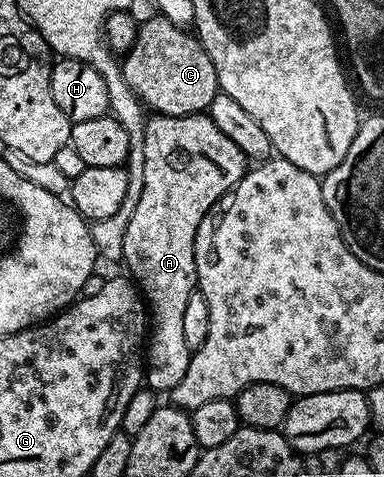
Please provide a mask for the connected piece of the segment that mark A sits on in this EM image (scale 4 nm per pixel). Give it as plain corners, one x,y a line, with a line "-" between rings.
207,114
199,115
157,115
148,119
146,145
144,146
144,184
138,187
134,213
130,225
126,225
123,266
128,266
127,274
140,288
150,312
150,342
146,347
146,387
153,393
170,393
186,369
190,369
192,353
186,345
182,320
186,304
197,291
196,282
196,234
208,215
208,210
216,202
223,200
243,177
246,170
246,156

